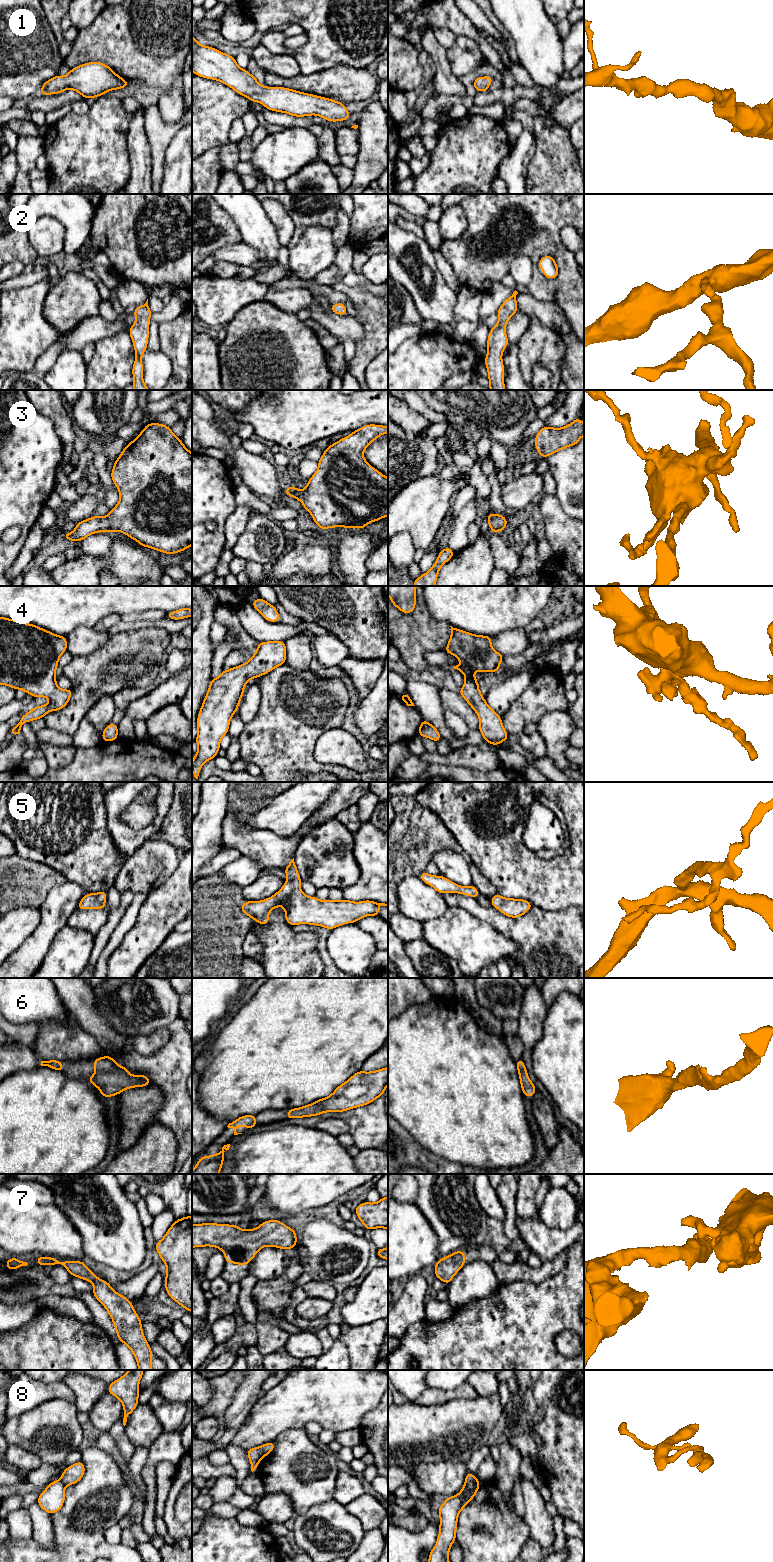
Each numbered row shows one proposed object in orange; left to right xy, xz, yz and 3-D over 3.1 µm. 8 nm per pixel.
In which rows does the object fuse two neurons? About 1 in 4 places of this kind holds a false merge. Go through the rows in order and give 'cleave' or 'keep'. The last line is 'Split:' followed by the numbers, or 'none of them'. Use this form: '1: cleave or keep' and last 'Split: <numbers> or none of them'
1: keep
2: keep
3: keep
4: keep
5: keep
6: keep
7: keep
8: cleave
Split: 8

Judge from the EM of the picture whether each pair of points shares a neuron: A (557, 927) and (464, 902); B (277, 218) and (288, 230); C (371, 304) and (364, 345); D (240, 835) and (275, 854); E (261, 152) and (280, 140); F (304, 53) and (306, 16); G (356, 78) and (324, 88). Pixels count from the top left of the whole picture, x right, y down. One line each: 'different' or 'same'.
A: same
B: same
C: same
D: same
E: same
F: same
G: same

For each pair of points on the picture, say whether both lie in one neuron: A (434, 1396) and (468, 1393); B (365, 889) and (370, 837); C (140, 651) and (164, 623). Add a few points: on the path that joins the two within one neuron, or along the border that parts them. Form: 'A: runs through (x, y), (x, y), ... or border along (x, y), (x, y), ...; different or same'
A: runs through (442, 1396), (460, 1393); same
B: runs through (370, 876), (370, 850); same
C: border along (137, 629), (163, 628), (170, 634); different

